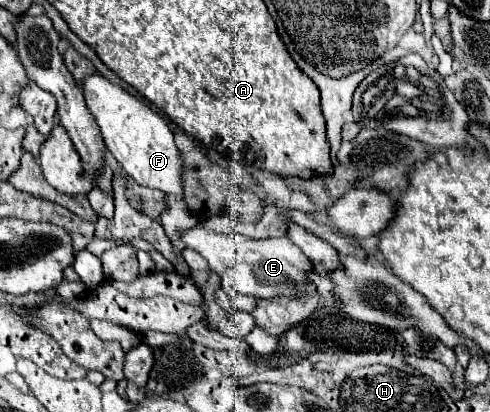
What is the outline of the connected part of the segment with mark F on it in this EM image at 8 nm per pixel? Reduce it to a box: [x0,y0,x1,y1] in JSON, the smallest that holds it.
[83,73,199,239]

